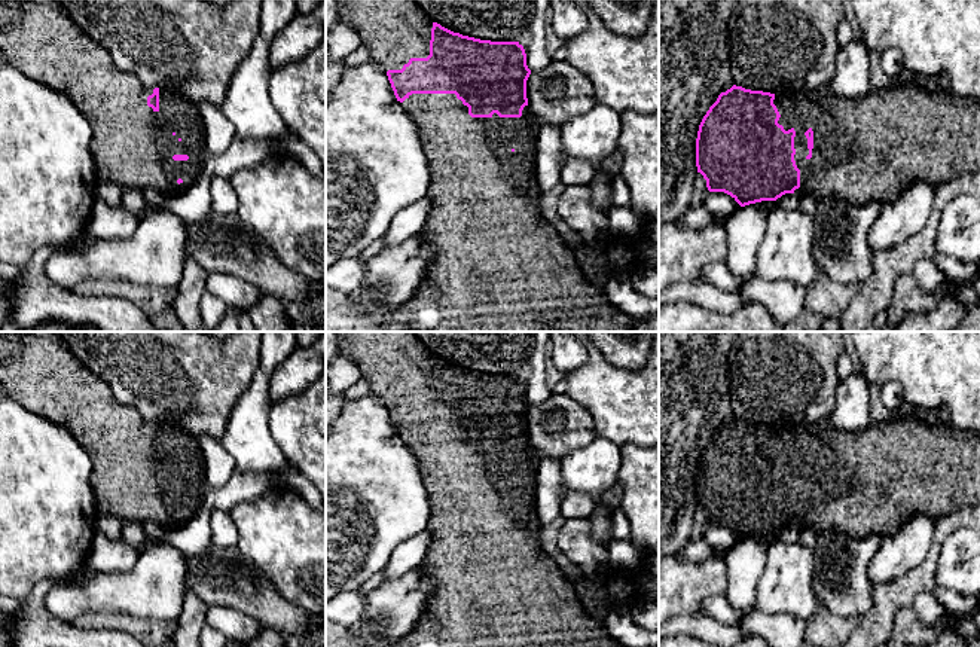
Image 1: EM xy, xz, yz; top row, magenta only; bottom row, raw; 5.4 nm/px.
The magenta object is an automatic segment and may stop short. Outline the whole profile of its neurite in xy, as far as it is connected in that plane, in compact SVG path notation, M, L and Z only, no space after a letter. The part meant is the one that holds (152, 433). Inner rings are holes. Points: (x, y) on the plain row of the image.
M0 332L0 384L6 397L58 425L65 427L92 460L89 483L98 515L131 521L153 521L165 529L189 524L201 510L208 485L198 439L168 421L147 421L134 408L120 405L103 379L70 351L57 332Z

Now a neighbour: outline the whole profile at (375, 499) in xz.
M373 393L346 402L342 406L339 416L326 430L326 601L344 590L358 590L369 579L387 567L399 544L427 529L428 519L430 507L427 491L416 458L404 443L403 437L396 431L387 405Z

